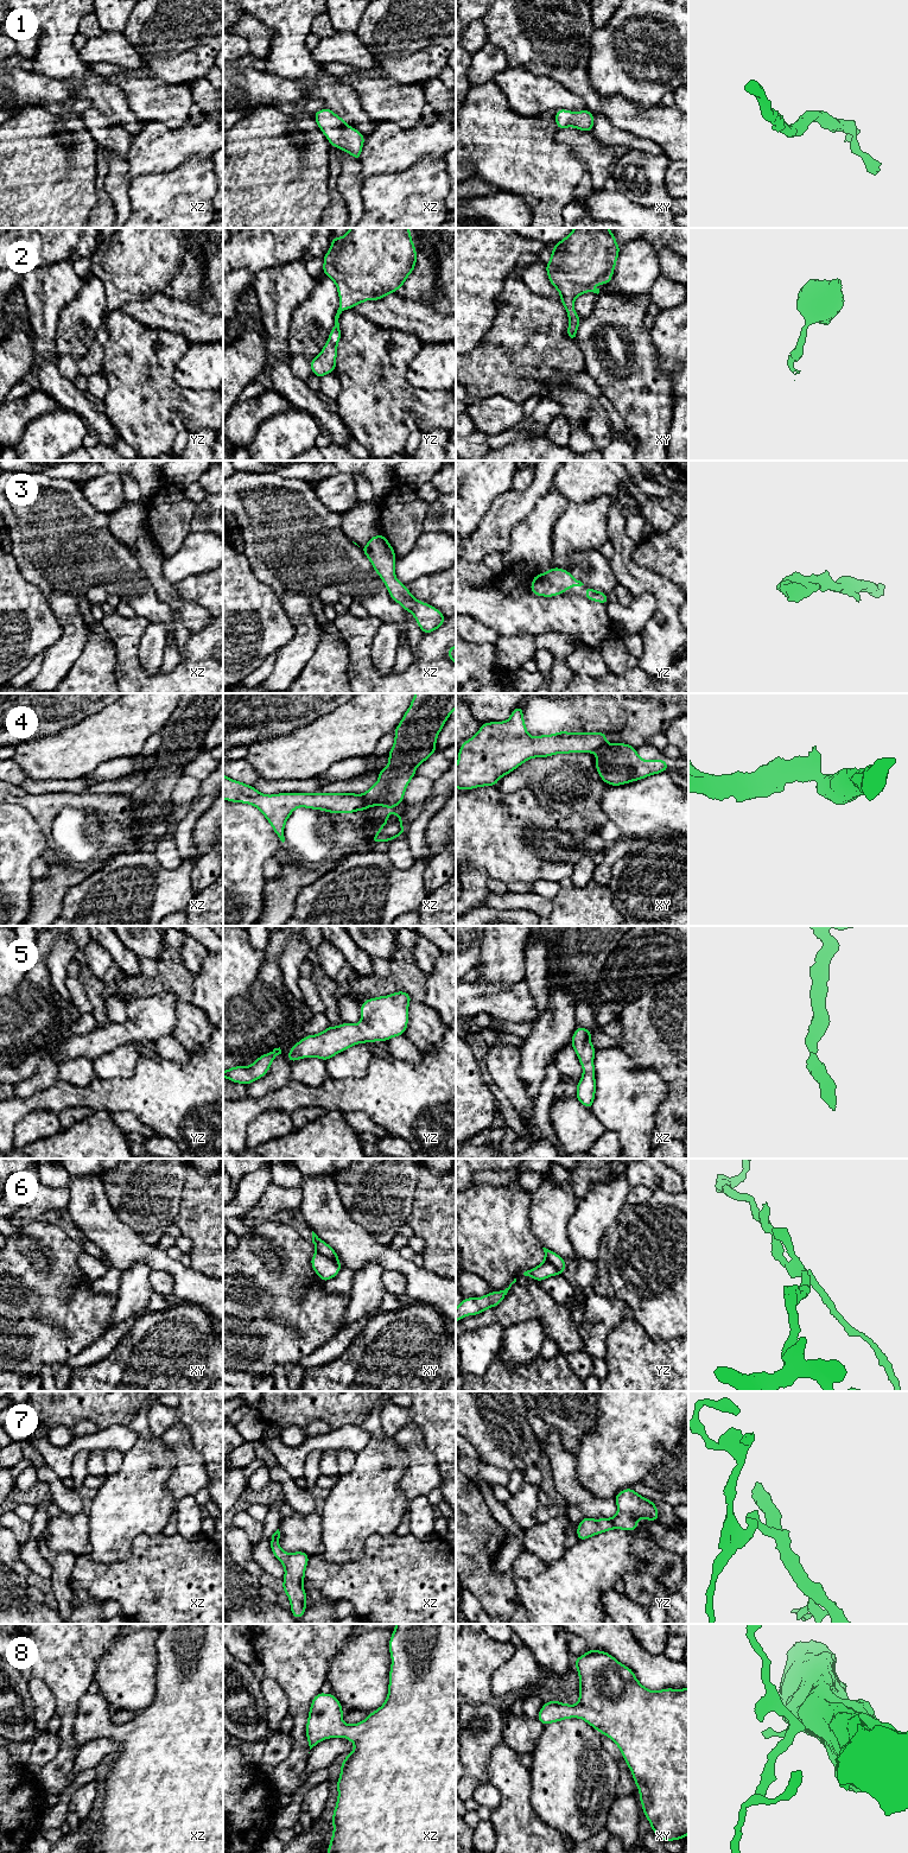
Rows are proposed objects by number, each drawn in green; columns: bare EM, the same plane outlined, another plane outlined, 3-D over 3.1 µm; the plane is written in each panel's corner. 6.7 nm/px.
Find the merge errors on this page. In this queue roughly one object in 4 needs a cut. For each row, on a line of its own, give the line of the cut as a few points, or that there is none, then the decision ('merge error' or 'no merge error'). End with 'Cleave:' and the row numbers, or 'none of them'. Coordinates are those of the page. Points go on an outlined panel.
1: no cut | no merge error
2: no cut | no merge error
3: no cut | no merge error
4: xz (362, 794), (369, 806) | merge error
5: no cut | no merge error
6: xy (317, 1251), (338, 1263) | merge error
7: no cut | no merge error
8: no cut | no merge error
Cleave: 4, 6

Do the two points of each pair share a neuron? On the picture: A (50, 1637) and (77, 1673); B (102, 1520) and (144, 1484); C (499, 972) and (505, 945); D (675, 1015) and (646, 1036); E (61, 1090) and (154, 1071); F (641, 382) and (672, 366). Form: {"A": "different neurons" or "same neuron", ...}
{"A": "same neuron", "B": "same neuron", "C": "same neuron", "D": "same neuron", "E": "same neuron", "F": "different neurons"}

